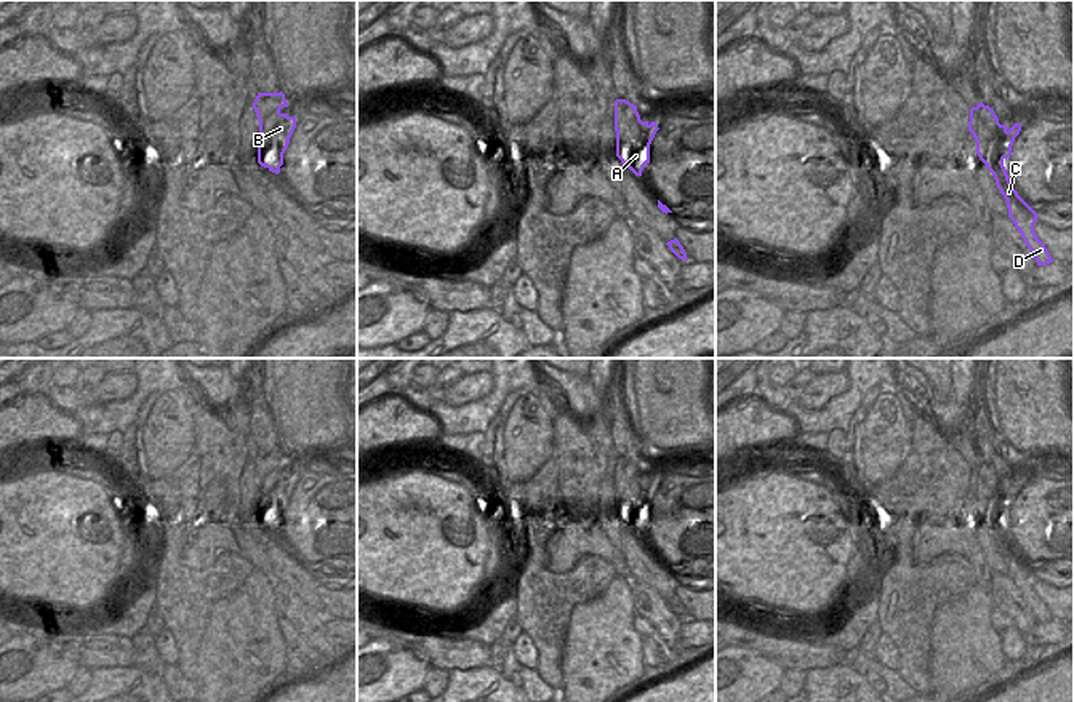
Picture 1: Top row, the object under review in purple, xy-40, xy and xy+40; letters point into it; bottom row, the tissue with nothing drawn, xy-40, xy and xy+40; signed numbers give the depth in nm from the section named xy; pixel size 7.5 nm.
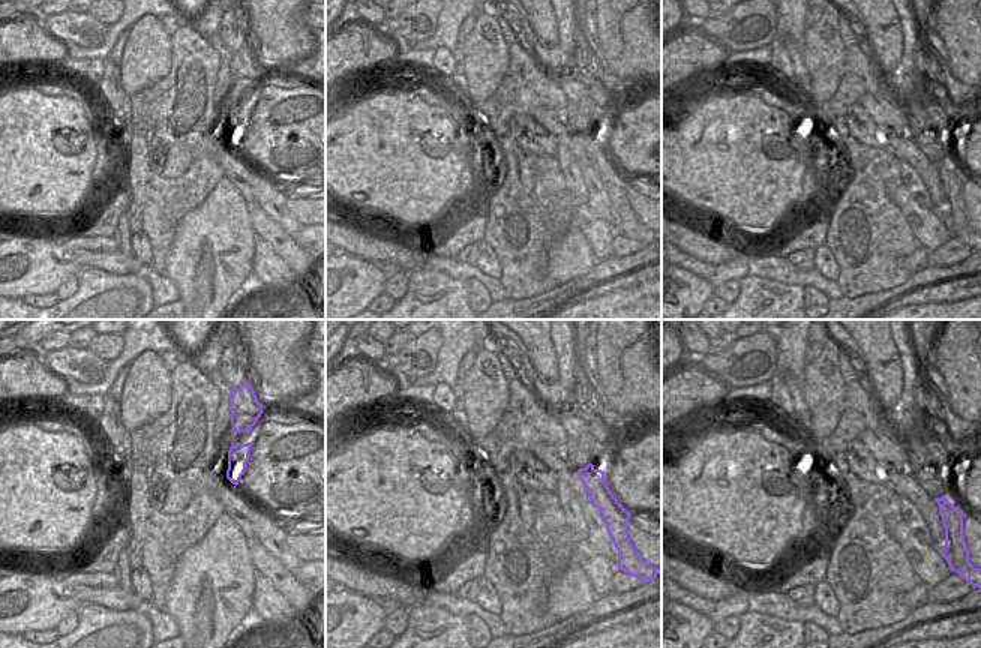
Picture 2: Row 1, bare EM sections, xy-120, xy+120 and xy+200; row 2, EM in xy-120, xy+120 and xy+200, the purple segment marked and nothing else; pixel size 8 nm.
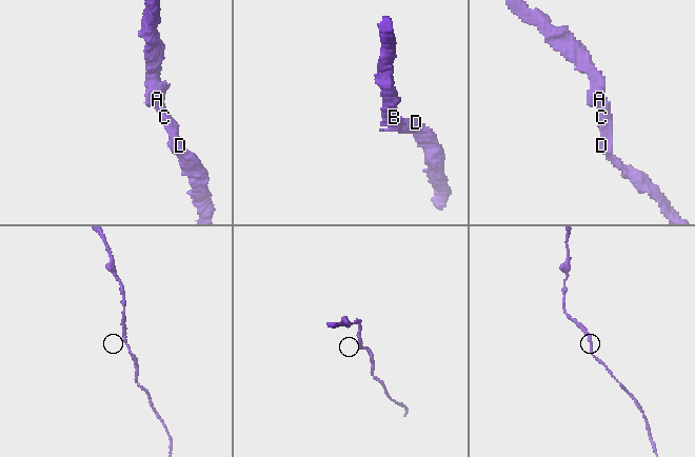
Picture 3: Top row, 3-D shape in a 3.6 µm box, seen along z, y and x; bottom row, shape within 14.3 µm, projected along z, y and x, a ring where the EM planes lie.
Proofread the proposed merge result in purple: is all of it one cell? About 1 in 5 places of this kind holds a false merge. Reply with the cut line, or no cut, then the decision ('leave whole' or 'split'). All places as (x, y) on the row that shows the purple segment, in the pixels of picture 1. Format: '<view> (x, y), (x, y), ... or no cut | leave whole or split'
no cut | leave whole

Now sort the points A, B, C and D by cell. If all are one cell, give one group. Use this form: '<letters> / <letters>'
A B C D

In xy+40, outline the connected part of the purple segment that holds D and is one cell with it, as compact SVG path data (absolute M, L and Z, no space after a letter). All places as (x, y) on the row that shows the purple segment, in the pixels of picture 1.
M980 101L976 107L970 109L968 131L976 141L980 160L992 173L997 189L1007 200L1008 217L1021 233L1037 265L1053 262L1048 249L1034 232L1037 213L1013 189L1004 166L1004 160L1012 155L1012 146L1021 131L1021 123L1015 123L1012 128L1000 125L994 110Z

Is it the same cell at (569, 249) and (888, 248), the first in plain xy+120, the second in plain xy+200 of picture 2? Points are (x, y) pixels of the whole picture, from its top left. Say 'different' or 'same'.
different

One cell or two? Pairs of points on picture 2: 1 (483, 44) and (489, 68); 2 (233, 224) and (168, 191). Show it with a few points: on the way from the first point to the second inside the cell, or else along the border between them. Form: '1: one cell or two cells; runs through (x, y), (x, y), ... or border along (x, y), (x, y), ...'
1: one cell; runs through (485, 50), (485, 62)
2: two cells; border along (219, 179), (215, 188), (179, 221), (174, 233)

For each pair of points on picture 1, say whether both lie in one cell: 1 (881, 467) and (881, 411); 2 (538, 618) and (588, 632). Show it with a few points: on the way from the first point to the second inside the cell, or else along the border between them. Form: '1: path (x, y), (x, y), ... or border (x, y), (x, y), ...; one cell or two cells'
1: path (881, 453), (881, 426); one cell
2: border (594, 598), (573, 608), (561, 662); two cells

